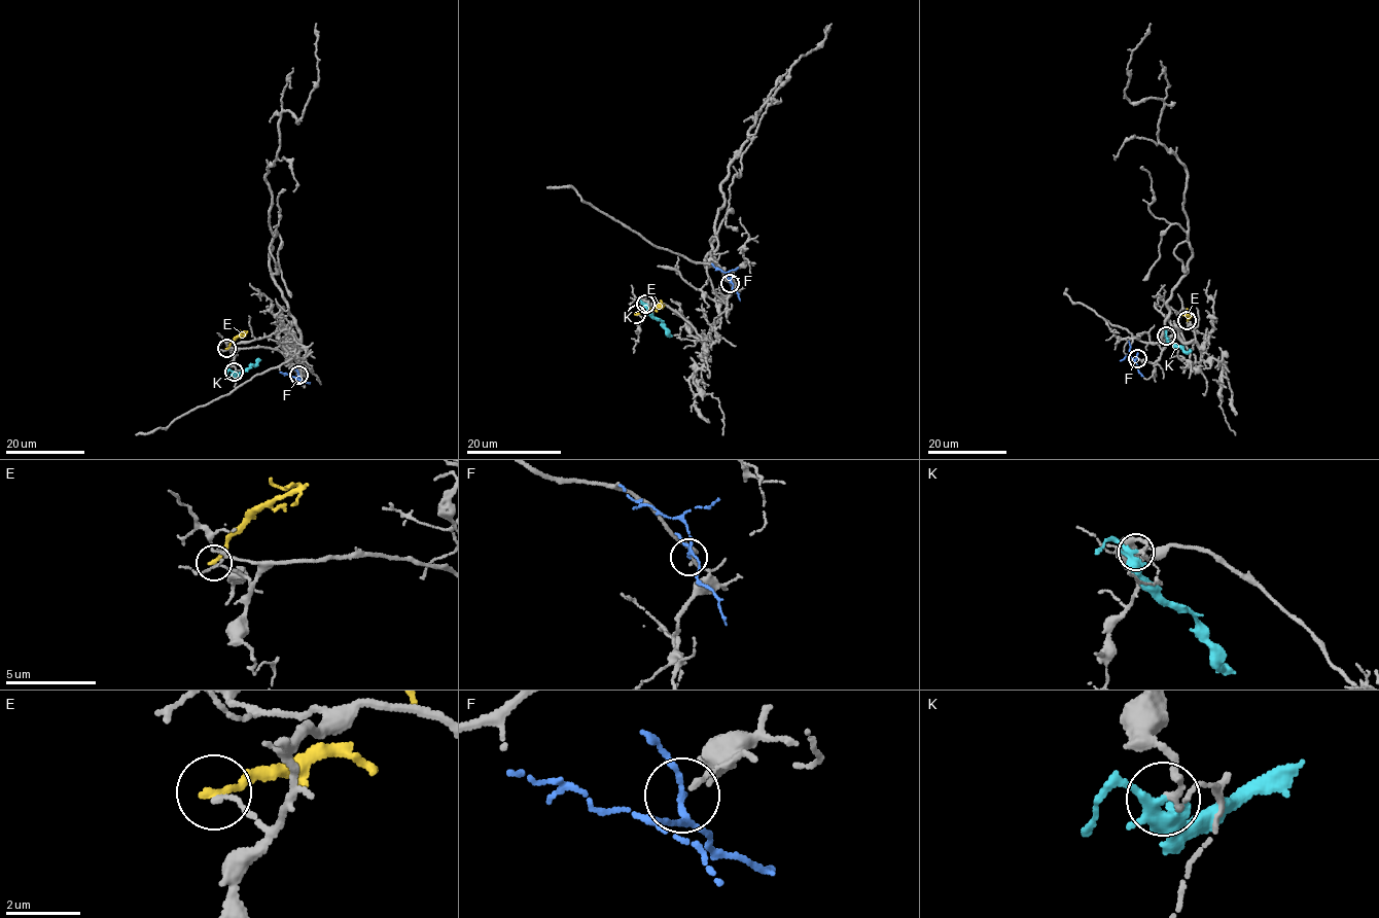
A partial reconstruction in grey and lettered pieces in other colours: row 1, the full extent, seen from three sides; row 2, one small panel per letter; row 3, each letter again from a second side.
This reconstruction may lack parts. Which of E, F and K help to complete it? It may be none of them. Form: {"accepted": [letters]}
{"accepted": ["F"]}

